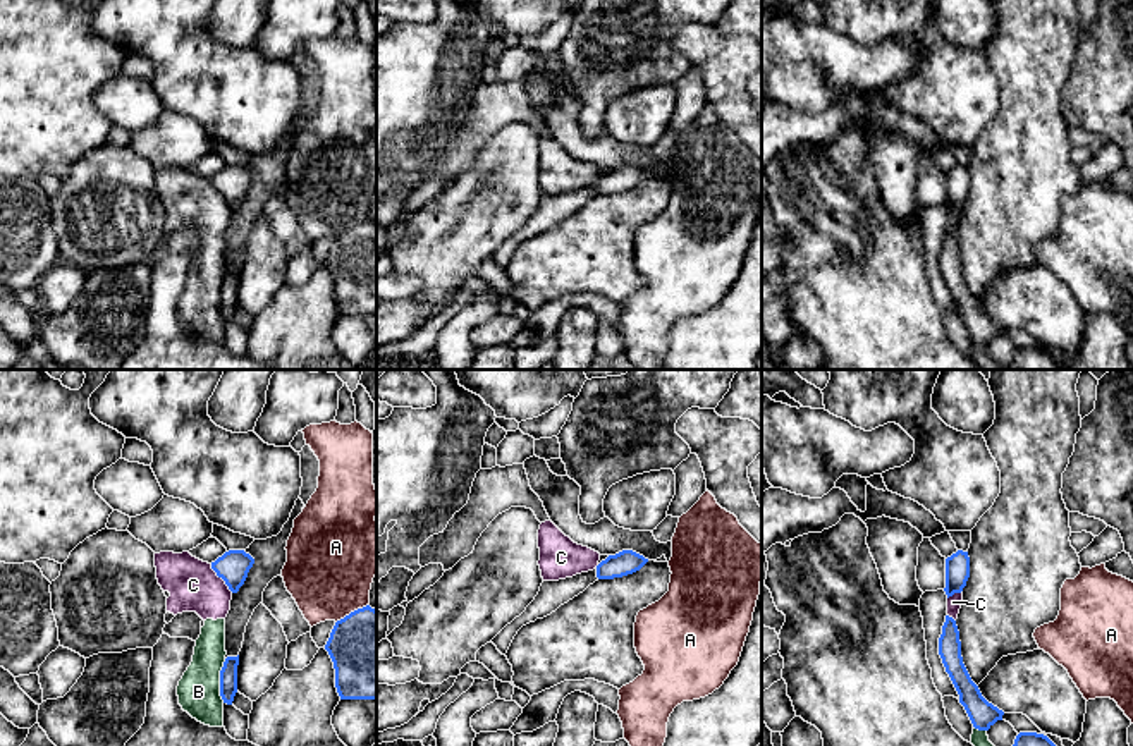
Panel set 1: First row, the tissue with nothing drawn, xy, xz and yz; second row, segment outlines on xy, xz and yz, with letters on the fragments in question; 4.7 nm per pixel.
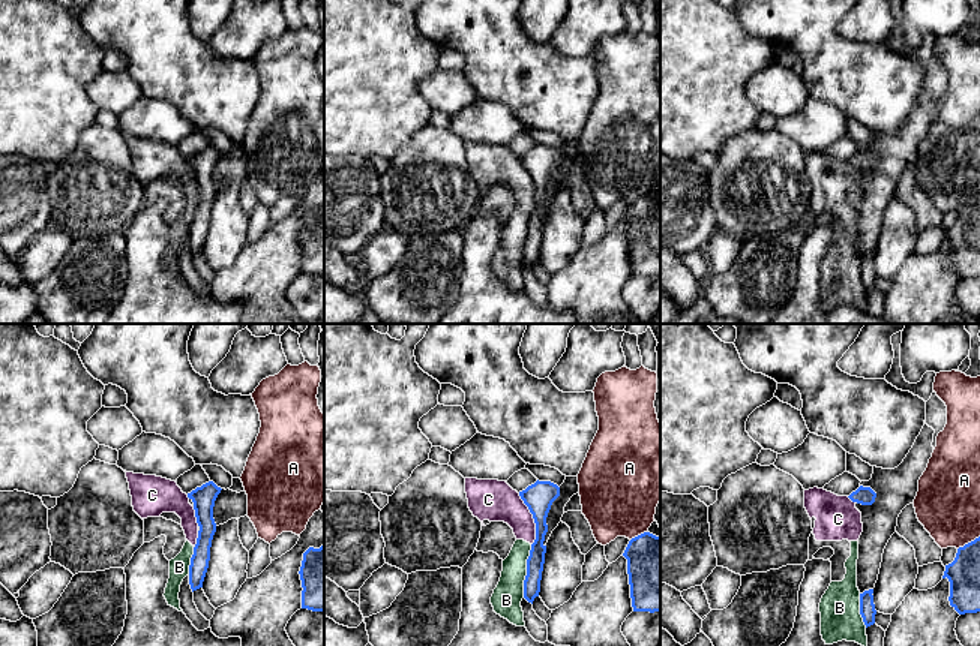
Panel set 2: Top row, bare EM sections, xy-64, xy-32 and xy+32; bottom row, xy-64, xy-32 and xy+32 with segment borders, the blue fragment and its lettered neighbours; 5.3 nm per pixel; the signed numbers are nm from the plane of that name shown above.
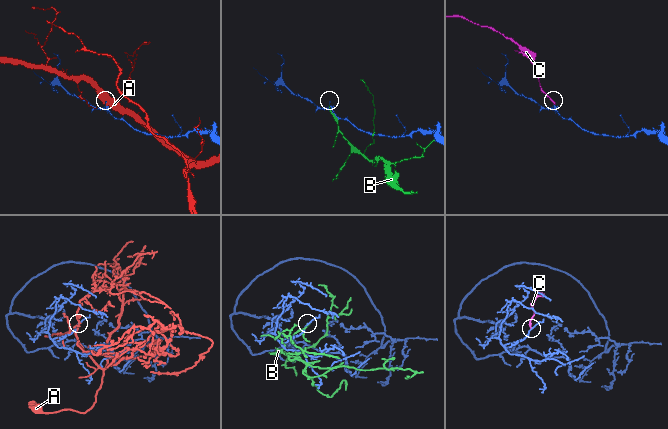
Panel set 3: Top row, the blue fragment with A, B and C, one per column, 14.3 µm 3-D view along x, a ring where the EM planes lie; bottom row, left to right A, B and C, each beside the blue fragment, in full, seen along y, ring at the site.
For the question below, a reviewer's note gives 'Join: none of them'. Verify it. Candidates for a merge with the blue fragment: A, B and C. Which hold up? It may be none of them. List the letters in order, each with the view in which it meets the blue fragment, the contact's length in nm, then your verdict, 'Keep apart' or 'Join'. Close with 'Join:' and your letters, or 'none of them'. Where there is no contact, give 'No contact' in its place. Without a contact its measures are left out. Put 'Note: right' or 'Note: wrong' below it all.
A: Touches blue in xy. Shared border 180 nm. Keep apart
B: Touches blue in xy. Shared border 200 nm. Keep apart
C: Touches blue in xy. Shared border 170 nm. Keep apart
Join: none of them
Note: right

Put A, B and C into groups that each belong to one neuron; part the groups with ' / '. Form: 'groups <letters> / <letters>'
groups A / B C

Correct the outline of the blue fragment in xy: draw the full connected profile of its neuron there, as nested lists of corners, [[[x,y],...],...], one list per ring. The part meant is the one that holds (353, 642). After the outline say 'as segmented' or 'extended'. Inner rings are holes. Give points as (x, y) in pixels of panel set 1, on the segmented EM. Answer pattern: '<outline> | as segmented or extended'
[[[370,605],[337,621],[325,645],[340,700],[377,700],[377,610]]] | as segmented

